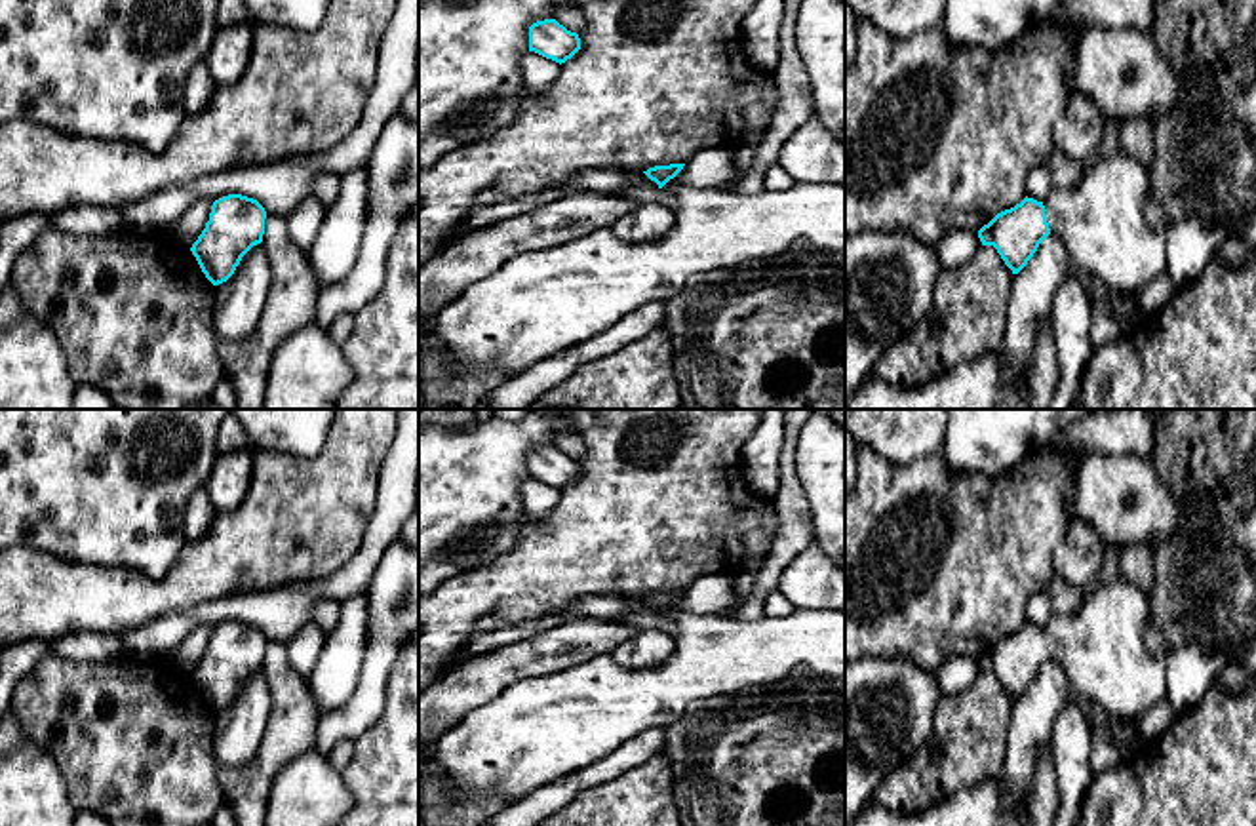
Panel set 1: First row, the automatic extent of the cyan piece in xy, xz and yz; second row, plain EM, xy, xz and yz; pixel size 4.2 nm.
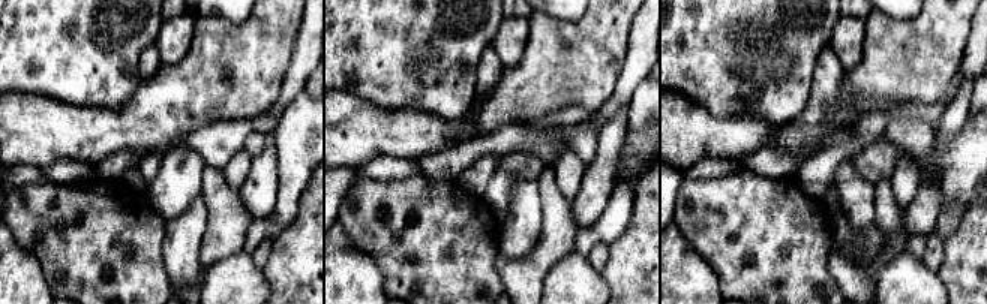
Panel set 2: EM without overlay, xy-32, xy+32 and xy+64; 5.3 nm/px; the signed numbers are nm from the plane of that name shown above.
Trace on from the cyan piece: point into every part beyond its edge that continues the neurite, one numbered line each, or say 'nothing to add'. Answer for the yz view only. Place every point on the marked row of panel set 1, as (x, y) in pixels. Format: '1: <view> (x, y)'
1: yz (1102, 221)

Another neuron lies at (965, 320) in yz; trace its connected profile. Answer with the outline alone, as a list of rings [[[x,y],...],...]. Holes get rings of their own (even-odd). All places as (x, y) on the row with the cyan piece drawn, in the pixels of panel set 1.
[[[980,246],[961,266],[942,268],[929,312],[883,354],[873,375],[910,390],[993,352],[1005,335],[1012,278],[993,246]]]

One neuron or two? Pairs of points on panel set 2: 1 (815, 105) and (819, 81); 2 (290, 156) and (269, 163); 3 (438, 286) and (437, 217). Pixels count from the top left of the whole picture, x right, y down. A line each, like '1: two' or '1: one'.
1: one
2: two
3: one

